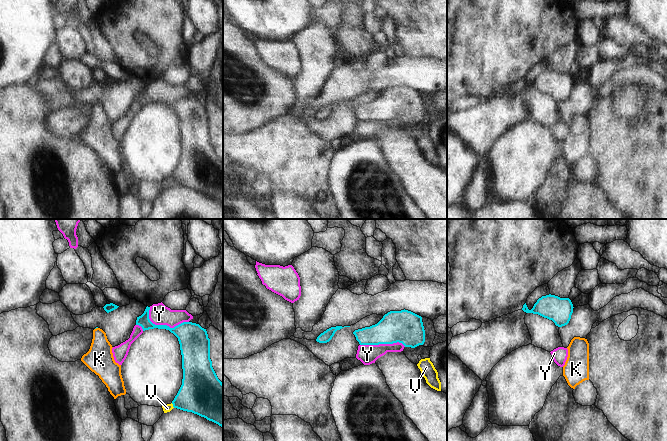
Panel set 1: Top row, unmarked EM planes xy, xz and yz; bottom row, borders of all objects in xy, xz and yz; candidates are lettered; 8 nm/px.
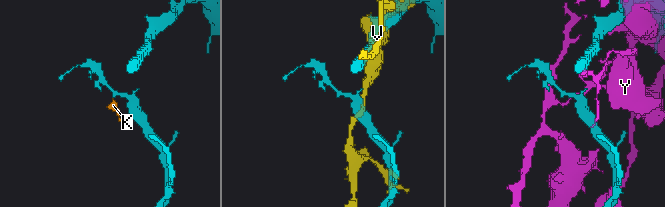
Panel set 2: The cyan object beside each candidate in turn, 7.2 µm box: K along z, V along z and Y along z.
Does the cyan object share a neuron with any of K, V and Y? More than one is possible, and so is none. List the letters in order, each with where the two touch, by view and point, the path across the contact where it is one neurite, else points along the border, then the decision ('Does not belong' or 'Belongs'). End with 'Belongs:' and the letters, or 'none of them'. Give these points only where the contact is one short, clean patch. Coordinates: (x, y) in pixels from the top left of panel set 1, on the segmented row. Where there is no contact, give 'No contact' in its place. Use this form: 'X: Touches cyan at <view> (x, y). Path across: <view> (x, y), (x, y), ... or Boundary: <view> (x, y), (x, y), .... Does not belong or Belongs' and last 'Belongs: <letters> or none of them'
K: Touches cyan at xy (96, 327). Path across: xy (96, 327), (99, 335), (99, 358). Belongs
V: Touches cyan at xy (173, 405). Does not belong
Y: Touches cyan at xy (163, 325). Does not belong
Belongs: K.

